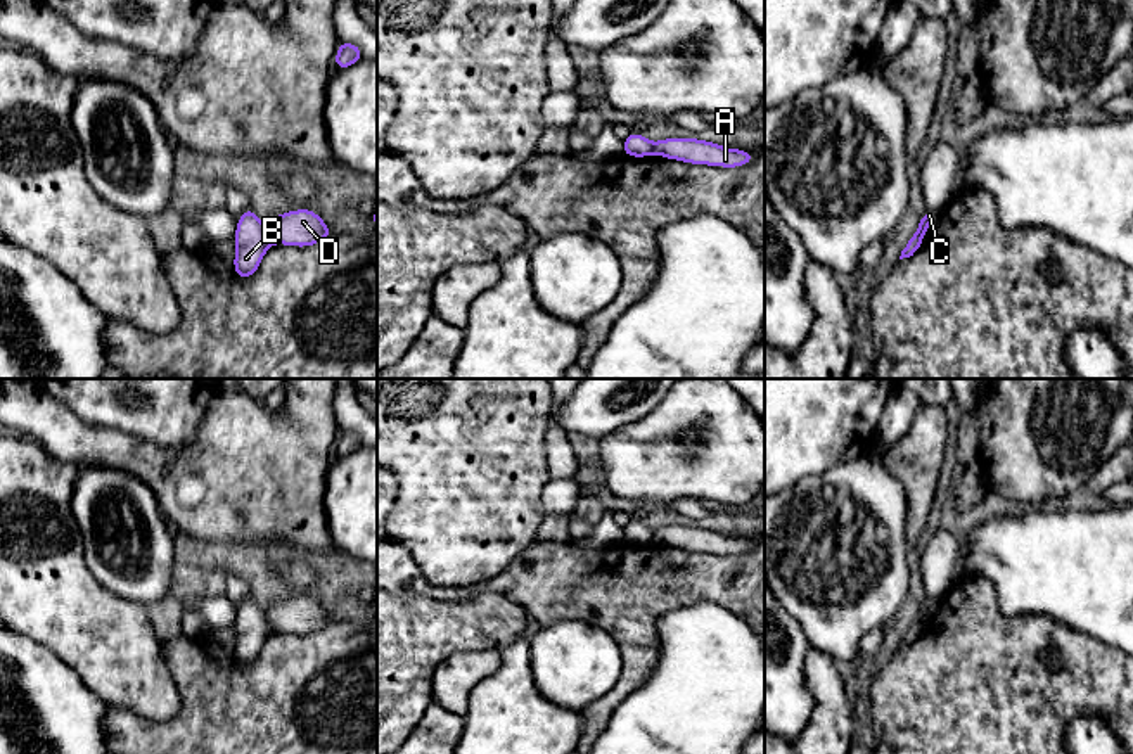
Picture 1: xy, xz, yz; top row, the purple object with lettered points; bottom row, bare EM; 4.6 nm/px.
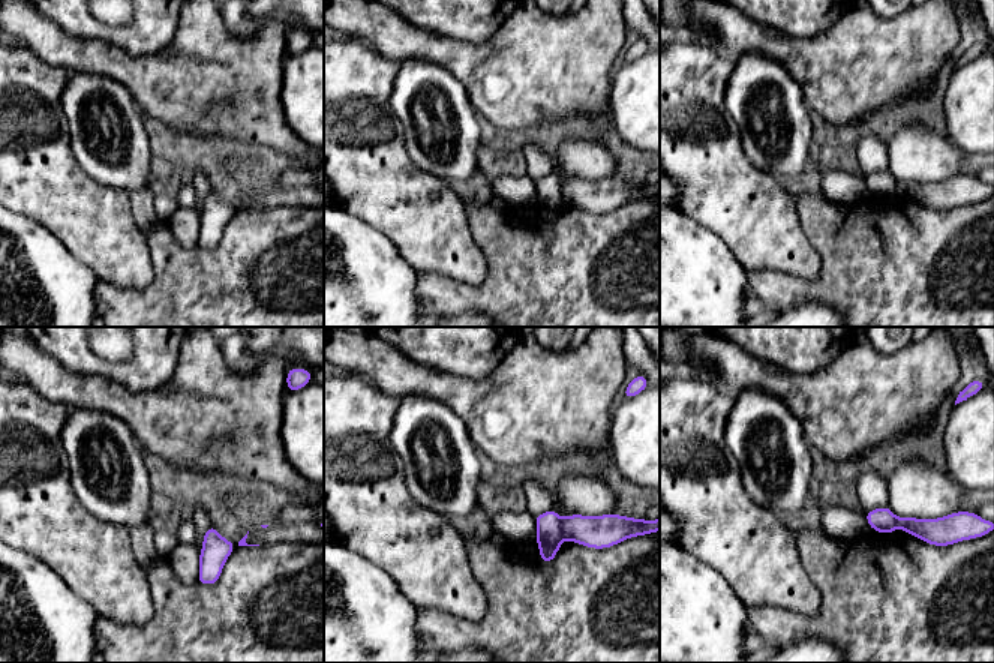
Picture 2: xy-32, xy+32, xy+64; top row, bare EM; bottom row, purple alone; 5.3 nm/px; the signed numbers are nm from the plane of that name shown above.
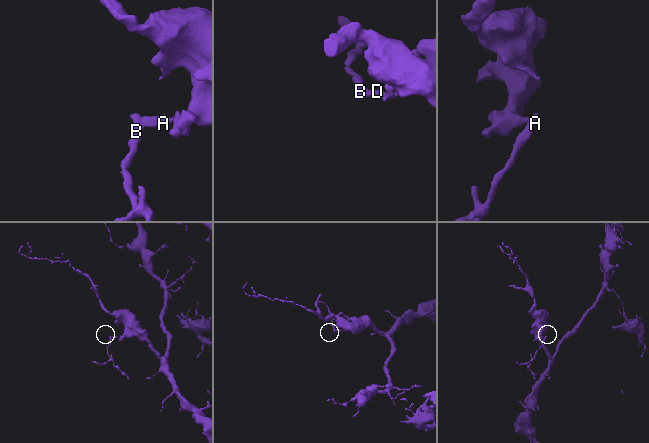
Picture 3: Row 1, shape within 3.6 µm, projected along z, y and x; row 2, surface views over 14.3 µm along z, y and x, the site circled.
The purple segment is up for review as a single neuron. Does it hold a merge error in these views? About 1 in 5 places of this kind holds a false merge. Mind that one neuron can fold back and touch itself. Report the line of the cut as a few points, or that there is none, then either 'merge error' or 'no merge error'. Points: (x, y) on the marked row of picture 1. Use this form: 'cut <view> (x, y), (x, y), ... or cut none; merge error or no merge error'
cut xy (265, 227), (274, 241); merge error

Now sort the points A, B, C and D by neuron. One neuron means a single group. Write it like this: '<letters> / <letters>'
A C D / B

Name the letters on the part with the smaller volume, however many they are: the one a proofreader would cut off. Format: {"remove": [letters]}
{"remove": ["B"]}

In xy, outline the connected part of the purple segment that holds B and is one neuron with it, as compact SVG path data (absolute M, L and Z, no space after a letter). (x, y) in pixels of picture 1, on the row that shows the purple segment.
M246 208L246 211L237 220L234 242L234 270L239 278L253 277L259 268L263 256L273 244L266 227L259 221L251 208Z

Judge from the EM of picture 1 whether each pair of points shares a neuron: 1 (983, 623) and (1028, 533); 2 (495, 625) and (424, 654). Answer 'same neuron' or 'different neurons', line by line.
1: different neurons
2: same neuron

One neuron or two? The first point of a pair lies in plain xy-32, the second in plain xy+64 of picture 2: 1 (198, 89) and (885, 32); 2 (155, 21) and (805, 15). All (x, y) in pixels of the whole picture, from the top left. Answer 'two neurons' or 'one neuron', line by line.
1: one neuron
2: one neuron

